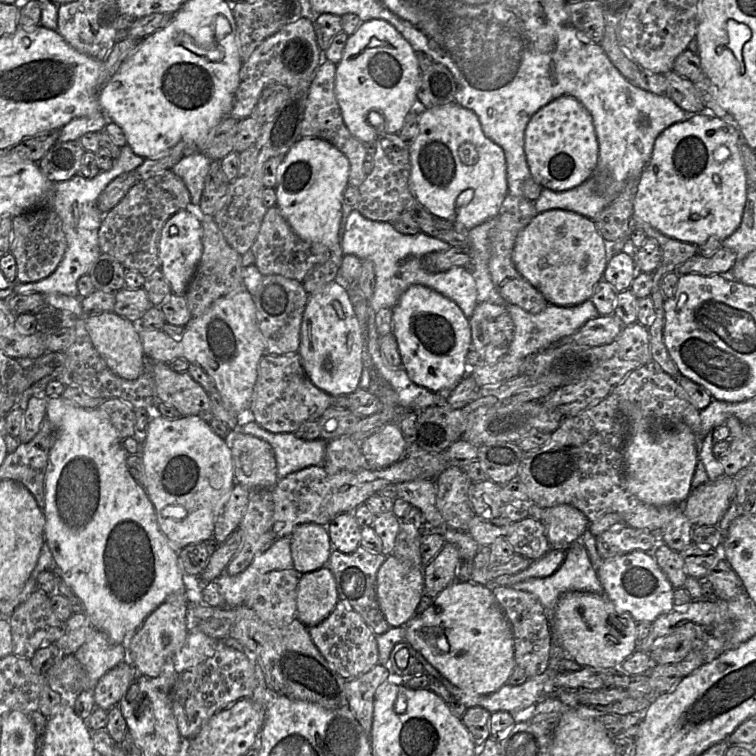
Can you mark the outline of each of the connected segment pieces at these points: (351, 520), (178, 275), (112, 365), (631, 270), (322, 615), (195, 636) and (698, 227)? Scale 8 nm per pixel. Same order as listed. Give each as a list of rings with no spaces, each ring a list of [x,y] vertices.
[[[354,512],[337,515],[327,526],[333,548],[342,553],[354,552],[361,543],[361,527],[356,521]]]
[[[182,210],[174,214],[163,226],[159,240],[160,270],[176,295],[185,296],[196,273],[203,253],[203,229],[193,212]]]
[[[114,312],[90,316],[83,320],[95,349],[114,374],[126,380],[135,380],[145,371],[147,357],[137,324]]]
[[[612,251],[606,257],[602,271],[602,280],[615,290],[626,289],[637,273],[631,251]]]
[[[327,566],[301,574],[296,618],[307,628],[317,626],[333,612],[339,600],[334,575]]]
[[[190,630],[185,644],[172,660],[177,675],[210,658],[217,650],[219,642],[221,641],[207,636],[200,630]]]
[[[709,112],[695,113],[687,120],[672,124],[656,138],[650,161],[637,182],[632,217],[682,242],[701,245],[709,237],[723,241],[741,224],[748,186],[737,127]]]

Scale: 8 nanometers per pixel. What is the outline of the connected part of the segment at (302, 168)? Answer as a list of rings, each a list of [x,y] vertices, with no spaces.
[[[316,137],[300,140],[284,156],[277,169],[276,206],[292,230],[303,240],[325,245],[332,253],[334,262],[343,257],[340,227],[343,214],[343,194],[349,185],[350,163],[347,157],[330,142]]]

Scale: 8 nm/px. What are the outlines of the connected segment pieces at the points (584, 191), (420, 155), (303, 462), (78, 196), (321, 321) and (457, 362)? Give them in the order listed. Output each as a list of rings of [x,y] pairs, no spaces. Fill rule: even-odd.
[[[593,172],[583,183],[568,190],[553,191],[543,187],[534,205],[538,213],[550,209],[562,209],[593,220],[607,206],[607,198],[602,198],[595,192]]]
[[[456,102],[419,109],[418,132],[409,142],[410,188],[414,197],[433,215],[470,230],[497,217],[508,195],[506,160],[503,149],[483,132],[477,115]]]
[[[251,418],[240,420],[239,431],[260,438],[272,447],[278,480],[309,466],[322,466],[326,442],[321,438],[303,440],[295,433],[272,433]]]
[[[127,144],[121,147],[120,156],[114,159],[113,167],[109,171],[100,171],[92,179],[77,174],[63,182],[52,183],[43,204],[50,206],[60,217],[66,237],[66,251],[56,270],[47,278],[32,283],[14,282],[14,294],[38,292],[41,294],[55,293],[71,297],[79,296],[77,282],[80,277],[87,275],[94,262],[101,255],[98,232],[105,216],[97,207],[97,200],[101,192],[115,178],[123,173],[136,170],[144,163],[145,158],[136,155]]]
[[[338,282],[328,283],[316,294],[309,295],[301,324],[298,354],[310,381],[328,395],[350,395],[359,388],[364,341],[361,327],[347,289]]]
[[[424,285],[410,286],[393,308],[392,333],[398,344],[402,367],[416,385],[435,393],[446,393],[466,376],[466,357],[472,345],[469,318],[448,297]]]

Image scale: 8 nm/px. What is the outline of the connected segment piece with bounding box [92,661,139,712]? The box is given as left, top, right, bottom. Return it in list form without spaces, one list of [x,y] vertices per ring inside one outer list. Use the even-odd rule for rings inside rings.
[[[124,661],[104,674],[92,690],[96,707],[109,712],[118,706],[138,675],[130,661]]]

